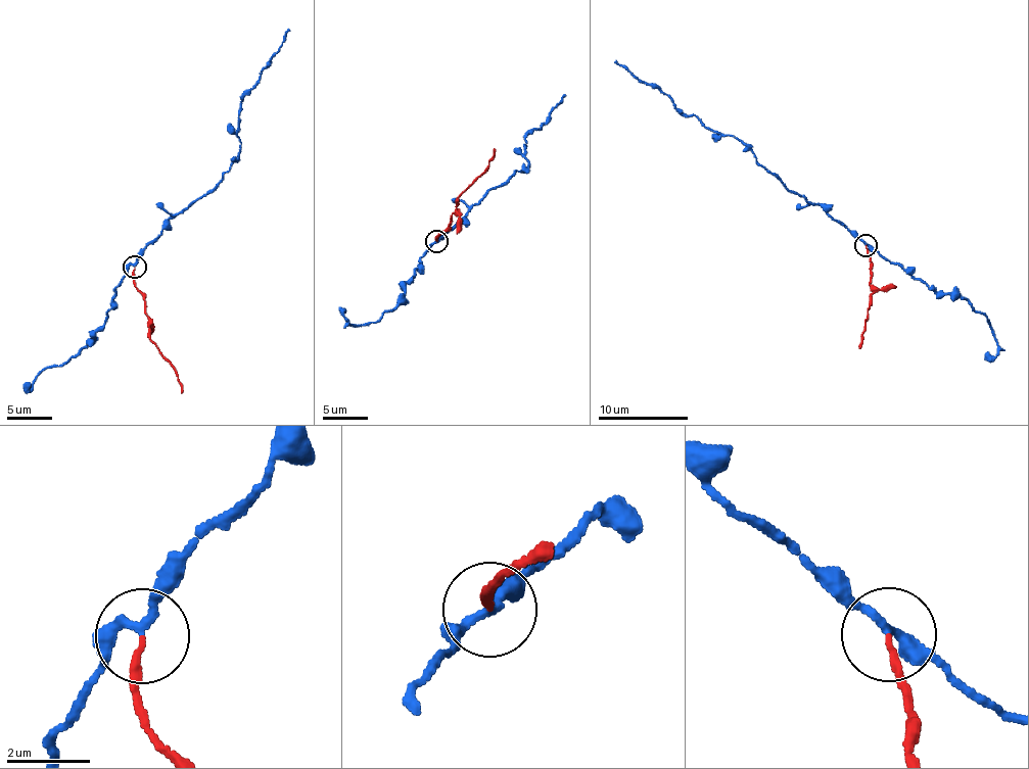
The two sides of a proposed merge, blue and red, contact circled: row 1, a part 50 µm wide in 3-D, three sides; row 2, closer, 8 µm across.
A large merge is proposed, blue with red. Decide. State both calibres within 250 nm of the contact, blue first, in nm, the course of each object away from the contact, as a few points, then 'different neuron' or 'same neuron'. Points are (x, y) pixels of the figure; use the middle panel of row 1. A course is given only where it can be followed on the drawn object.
calibres 180 and 140 nm; course blue (436, 241), (490, 190), (529, 164), (523, 147), (527, 134), (542, 127), (565, 94); course red (436, 241), (437, 234), (448, 228), (458, 199), (487, 166), (495, 149); different neuron

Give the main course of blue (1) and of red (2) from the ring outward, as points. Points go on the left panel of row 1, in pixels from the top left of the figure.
1: (134, 266), (169, 218), (196, 202), (230, 169), (240, 151), (237, 124), (243, 95), (289, 29)
2: (134, 266), (134, 285), (142, 295), (149, 338), (177, 374), (182, 392)

